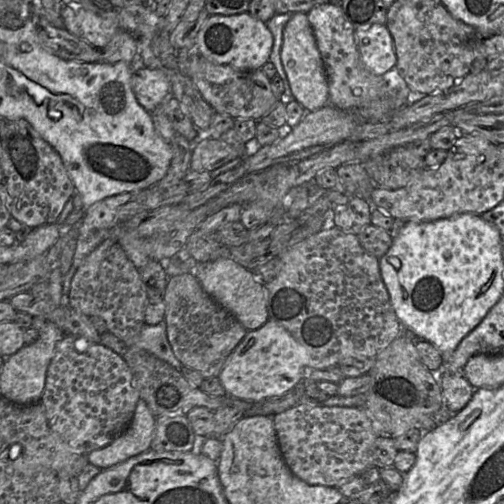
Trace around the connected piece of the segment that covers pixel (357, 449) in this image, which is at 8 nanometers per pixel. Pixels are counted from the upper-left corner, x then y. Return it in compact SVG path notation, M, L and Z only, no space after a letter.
M298 404L273 417L279 448L290 471L310 485L338 487L371 466L371 453L379 437L363 408L316 407Z

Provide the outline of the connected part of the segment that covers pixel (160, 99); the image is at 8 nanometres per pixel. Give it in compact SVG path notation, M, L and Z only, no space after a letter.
M141 67L133 72L132 90L138 103L149 113L171 96L171 83L162 69Z

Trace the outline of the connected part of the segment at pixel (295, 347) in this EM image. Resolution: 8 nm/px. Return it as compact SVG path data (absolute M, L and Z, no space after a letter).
M268 320L260 328L248 331L227 358L218 378L225 388L226 394L251 402L261 402L270 398L285 395L304 379L307 367L307 352L283 326L274 320Z

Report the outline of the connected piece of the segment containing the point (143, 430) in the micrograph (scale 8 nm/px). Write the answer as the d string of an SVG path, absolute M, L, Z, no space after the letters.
M139 399L131 422L125 431L103 448L87 455L88 463L106 470L127 459L150 450L156 417L146 403Z

